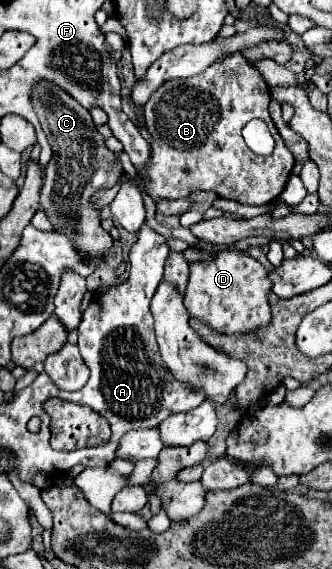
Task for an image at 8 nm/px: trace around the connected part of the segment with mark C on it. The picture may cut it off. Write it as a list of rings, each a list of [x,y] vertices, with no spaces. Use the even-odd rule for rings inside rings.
[[[40,80],[38,84],[34,84],[30,100],[32,108],[38,114],[42,130],[54,150],[54,156],[44,170],[46,178],[40,190],[40,206],[48,214],[54,232],[70,236],[80,256],[86,256],[86,260],[94,266],[102,266],[106,262],[108,252],[112,250],[114,240],[102,228],[100,208],[94,206],[92,196],[96,192],[112,188],[118,180],[118,172],[122,172],[122,166],[116,154],[106,148],[104,138],[96,132],[90,112],[82,108],[56,82]]]

